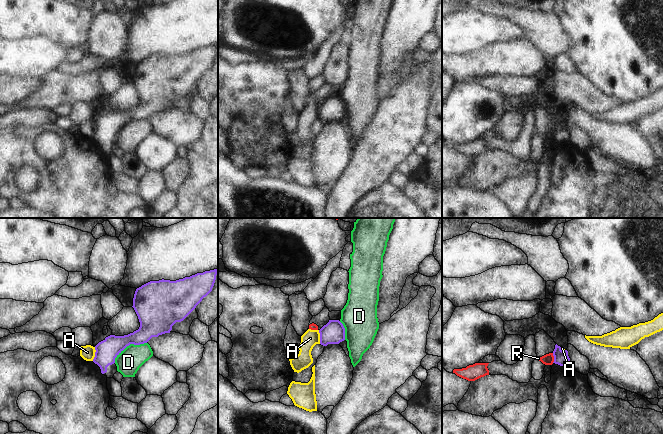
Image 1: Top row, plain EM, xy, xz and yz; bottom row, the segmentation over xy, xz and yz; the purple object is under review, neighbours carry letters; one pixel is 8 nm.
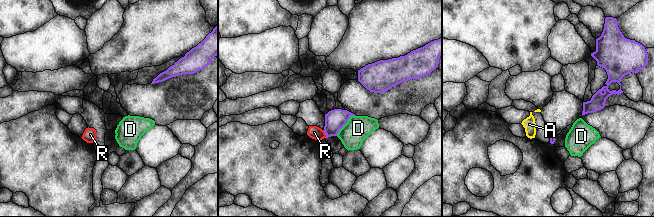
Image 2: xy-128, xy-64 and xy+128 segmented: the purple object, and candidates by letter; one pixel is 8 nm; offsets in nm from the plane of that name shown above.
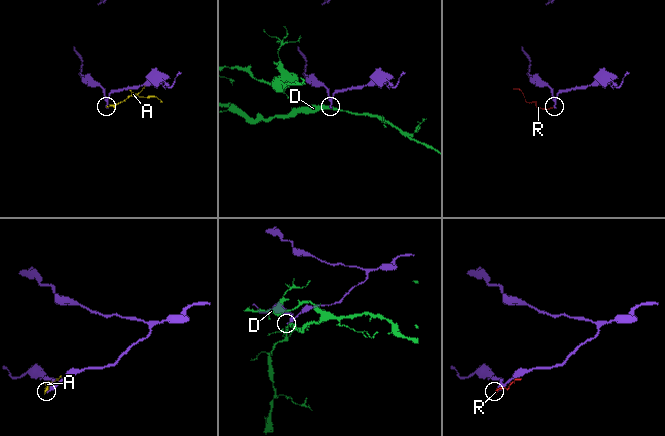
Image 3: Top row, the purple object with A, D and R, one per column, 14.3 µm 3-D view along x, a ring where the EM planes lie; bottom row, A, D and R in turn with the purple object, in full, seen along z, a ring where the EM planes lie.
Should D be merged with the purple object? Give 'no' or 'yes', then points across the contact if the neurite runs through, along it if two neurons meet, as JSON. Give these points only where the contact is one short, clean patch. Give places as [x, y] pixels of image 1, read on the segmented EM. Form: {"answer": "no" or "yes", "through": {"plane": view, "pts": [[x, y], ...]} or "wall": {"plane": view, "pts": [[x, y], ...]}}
{"answer": "no", "wall": {"plane": "xy", "pts": [[146, 342], [129, 344], [115, 358], [114, 362]]}}

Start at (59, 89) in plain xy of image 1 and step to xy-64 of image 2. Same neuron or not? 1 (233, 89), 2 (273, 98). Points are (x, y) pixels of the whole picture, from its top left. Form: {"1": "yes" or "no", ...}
{"1": "no", "2": "yes"}

